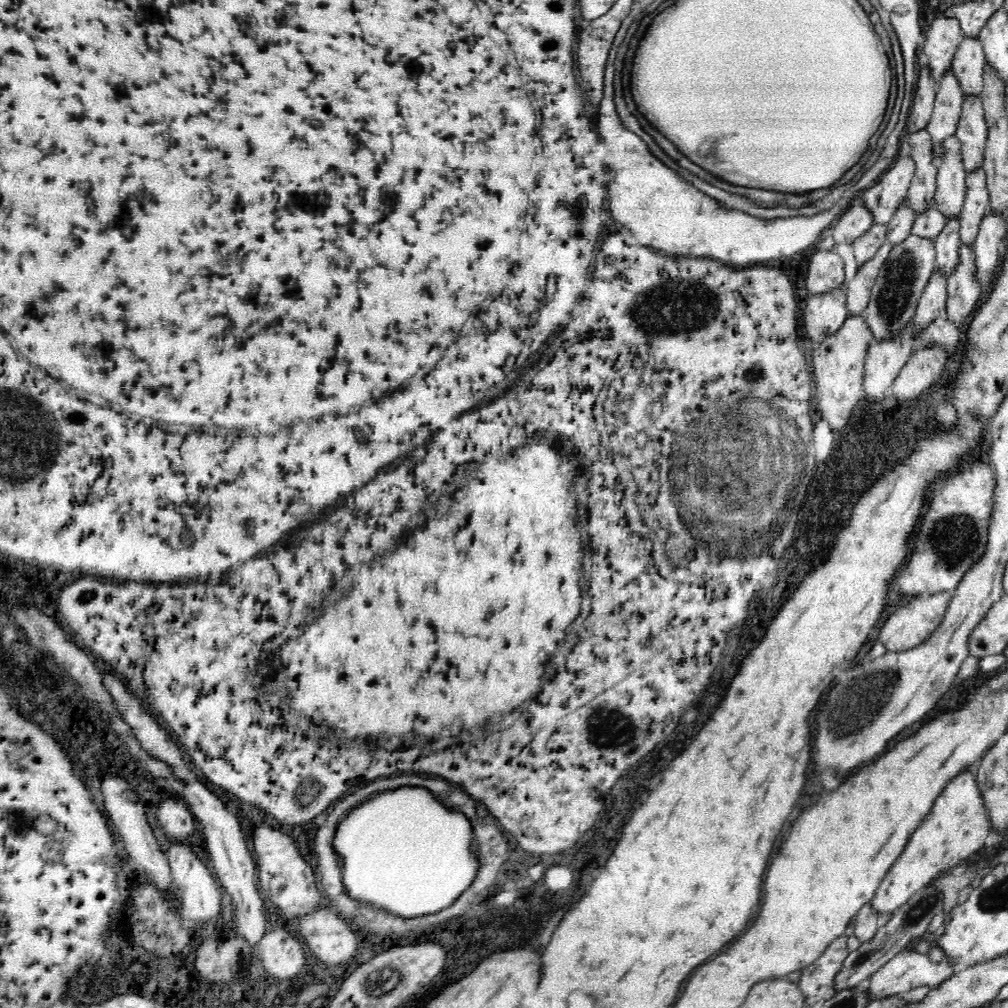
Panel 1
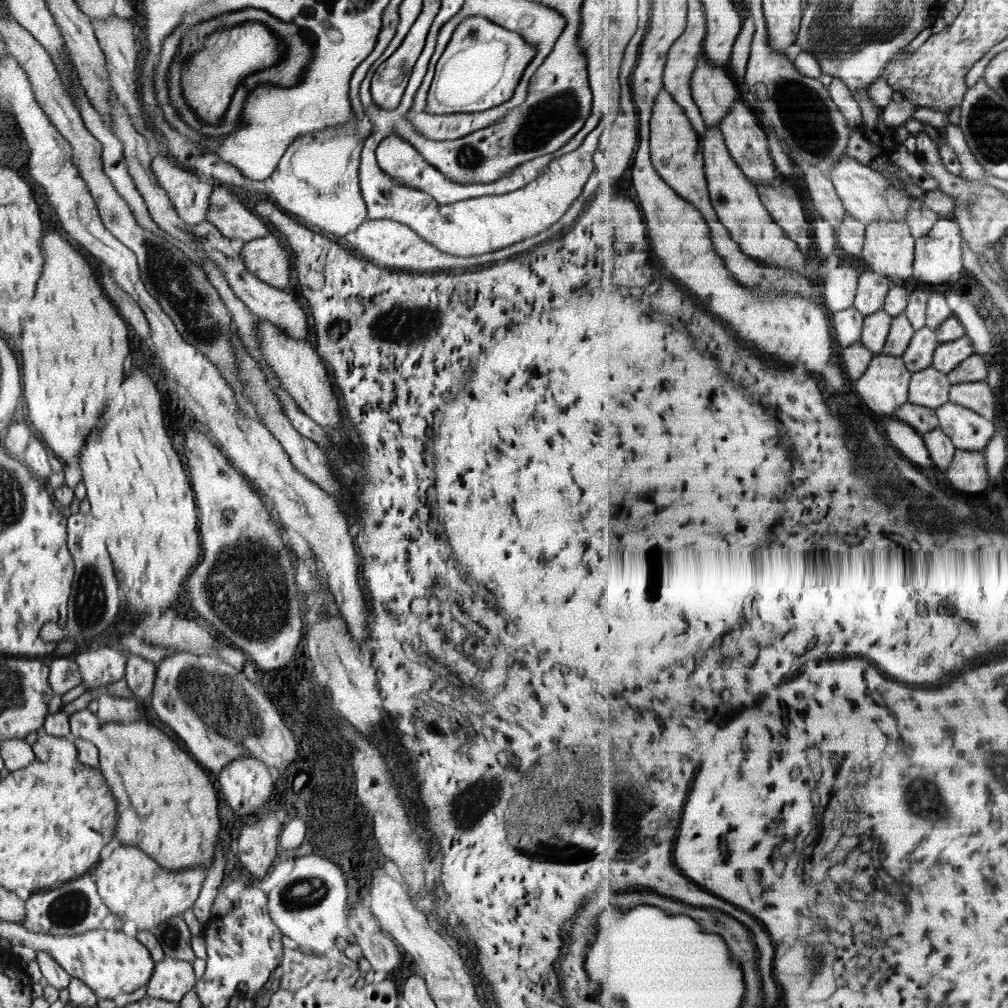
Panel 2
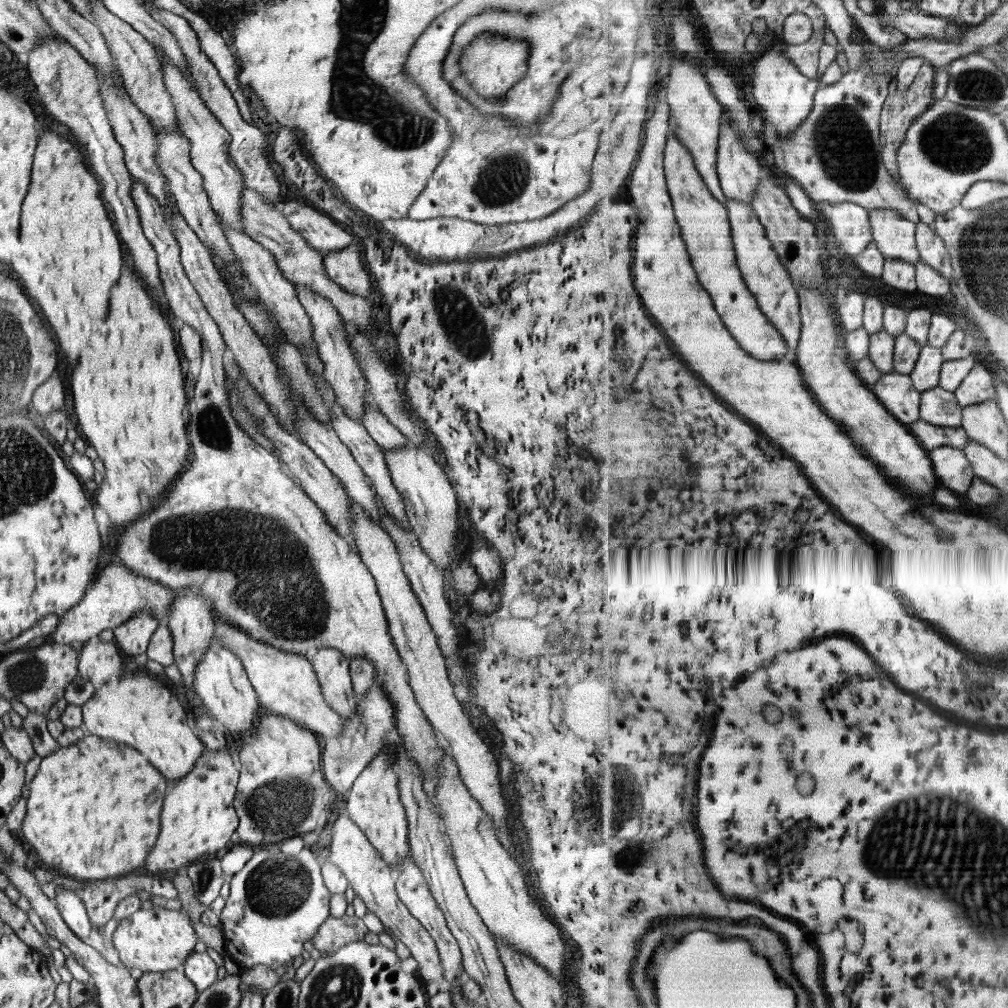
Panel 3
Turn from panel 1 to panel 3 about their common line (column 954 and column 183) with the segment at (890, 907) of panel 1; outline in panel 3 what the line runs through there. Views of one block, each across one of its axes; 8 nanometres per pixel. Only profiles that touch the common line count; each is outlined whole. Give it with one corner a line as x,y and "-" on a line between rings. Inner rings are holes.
204,748
195,764
193,770
182,780
178,780
166,794
160,835
144,862
148,872
156,874
154,876
166,878
168,874
175,873
183,866
208,856
215,856
219,850
229,846
232,834
237,832
239,817
233,803
236,799
240,771
234,767
229,749
209,751

